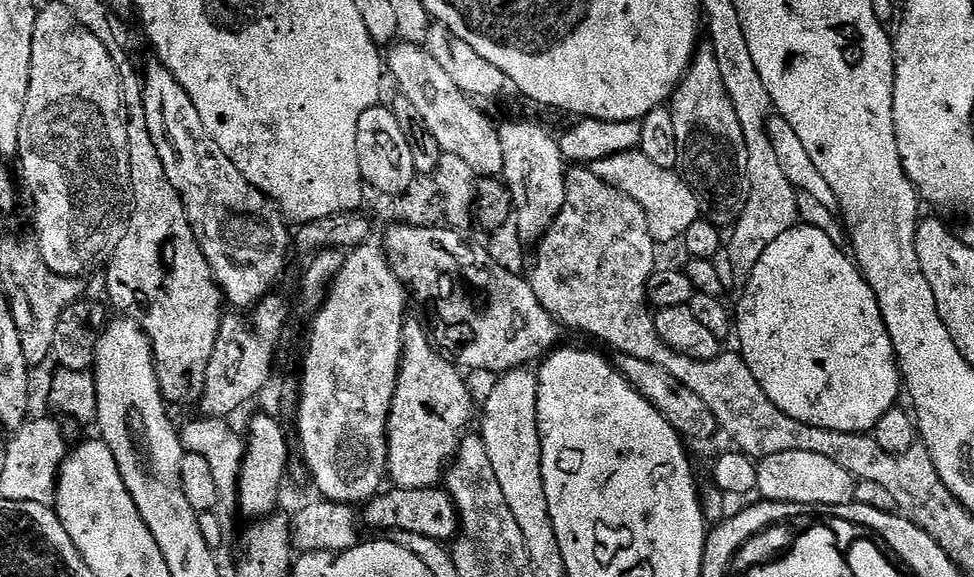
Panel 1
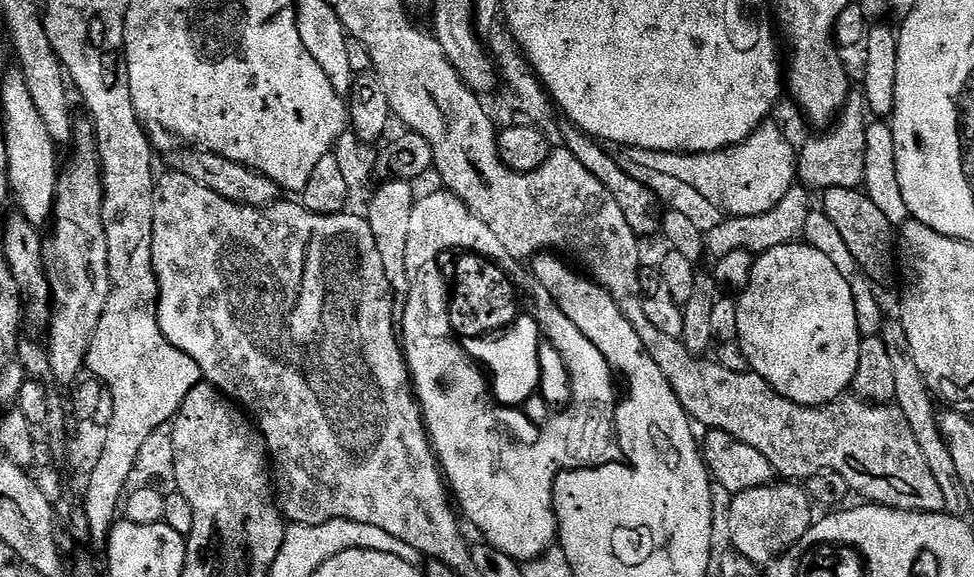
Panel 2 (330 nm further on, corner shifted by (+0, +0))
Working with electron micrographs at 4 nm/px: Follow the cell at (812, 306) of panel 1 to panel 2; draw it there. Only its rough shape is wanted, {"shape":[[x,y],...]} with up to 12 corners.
{"shape":[[821,251],[763,253],[739,293],[749,369],[790,402],[851,389],[854,294]]}

